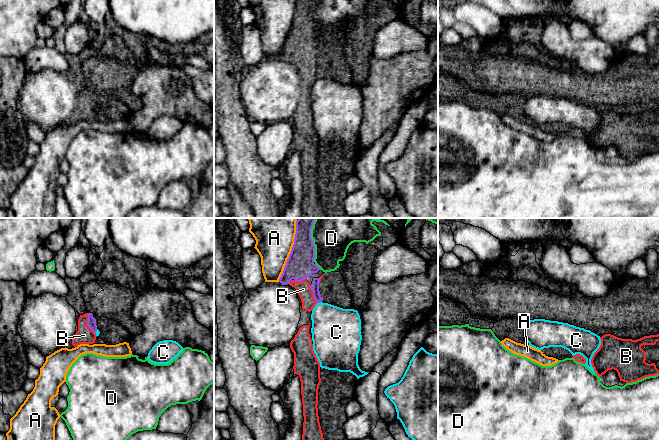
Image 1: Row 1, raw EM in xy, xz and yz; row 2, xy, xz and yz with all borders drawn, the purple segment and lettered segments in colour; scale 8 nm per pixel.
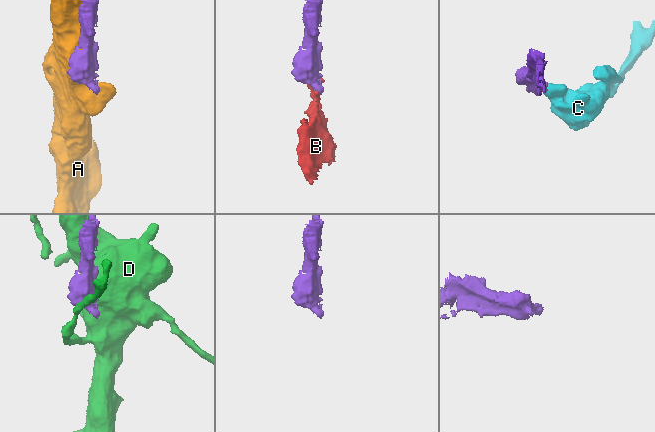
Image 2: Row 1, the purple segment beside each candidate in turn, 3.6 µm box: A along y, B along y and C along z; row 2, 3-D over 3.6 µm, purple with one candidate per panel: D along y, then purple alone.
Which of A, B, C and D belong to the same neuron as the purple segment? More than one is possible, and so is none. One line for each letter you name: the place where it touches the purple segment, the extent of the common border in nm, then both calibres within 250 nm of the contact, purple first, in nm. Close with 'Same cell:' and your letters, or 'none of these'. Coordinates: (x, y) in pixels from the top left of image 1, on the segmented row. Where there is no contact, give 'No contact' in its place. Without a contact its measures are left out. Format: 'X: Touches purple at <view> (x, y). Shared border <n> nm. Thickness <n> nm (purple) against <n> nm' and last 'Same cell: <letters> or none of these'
B: Touches purple at xy (87, 323). Shared border 180 nm. Thickness 80 nm (purple) against 140 nm
Same cell: B

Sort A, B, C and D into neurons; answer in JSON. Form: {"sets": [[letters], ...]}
{"sets": [["A"], ["B"], ["C"], ["D"]]}

